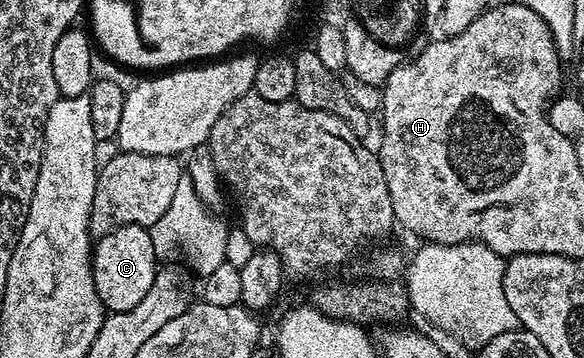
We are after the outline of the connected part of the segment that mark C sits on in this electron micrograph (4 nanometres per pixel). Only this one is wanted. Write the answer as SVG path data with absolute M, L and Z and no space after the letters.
M126 225L95 240L92 253L92 276L98 297L109 312L129 311L150 293L158 270L158 256L154 251L151 233L147 227Z

